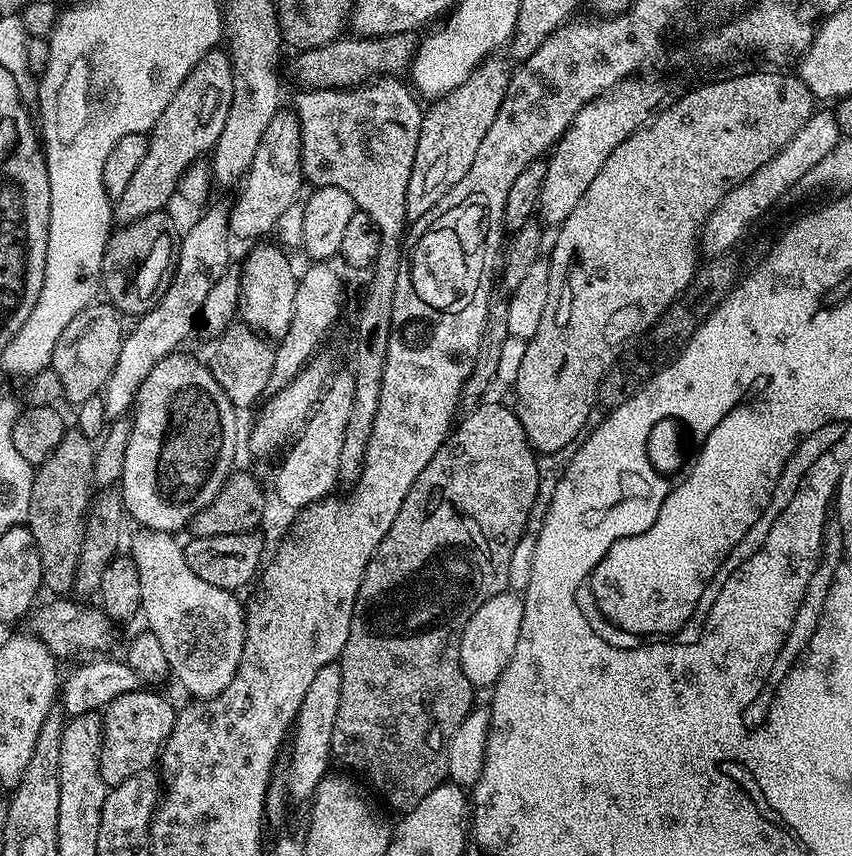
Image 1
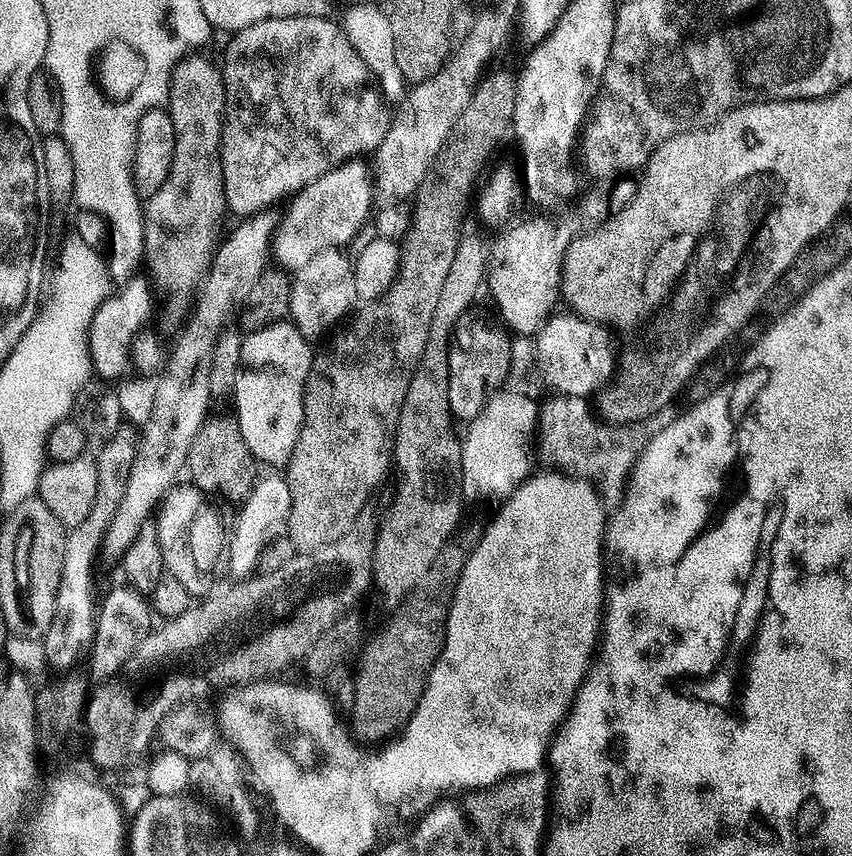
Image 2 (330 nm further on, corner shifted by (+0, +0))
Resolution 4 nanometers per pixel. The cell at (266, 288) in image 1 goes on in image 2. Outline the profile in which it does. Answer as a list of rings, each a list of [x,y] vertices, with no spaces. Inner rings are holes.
[[[279,322],[249,331],[240,346],[238,361],[244,367],[236,376],[236,416],[240,436],[246,442],[253,461],[273,464],[271,467],[276,470],[283,469],[291,459],[304,426],[304,388],[308,385],[314,359],[314,351],[308,344],[311,344],[309,337],[295,324]]]

